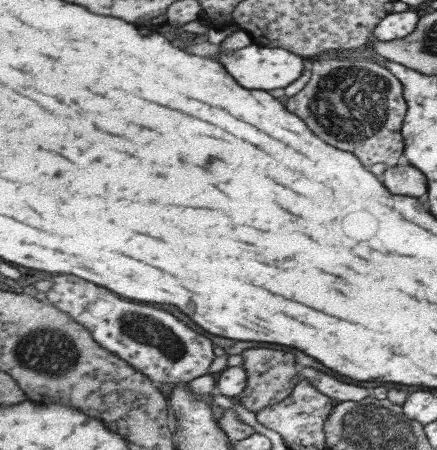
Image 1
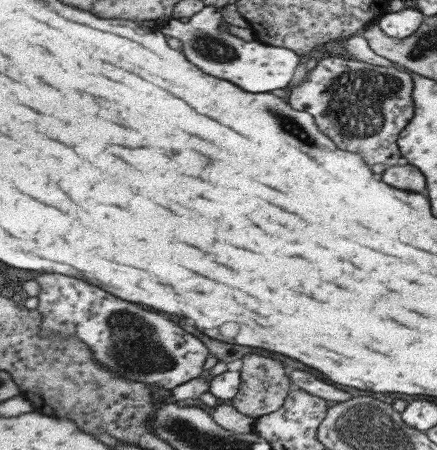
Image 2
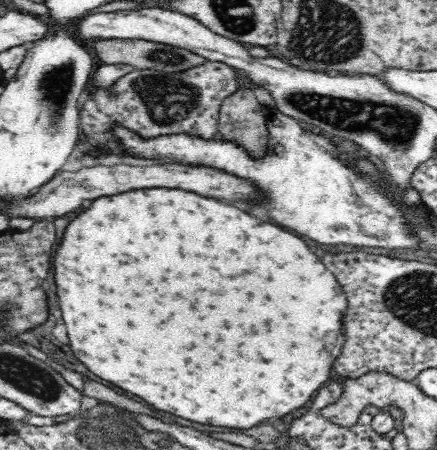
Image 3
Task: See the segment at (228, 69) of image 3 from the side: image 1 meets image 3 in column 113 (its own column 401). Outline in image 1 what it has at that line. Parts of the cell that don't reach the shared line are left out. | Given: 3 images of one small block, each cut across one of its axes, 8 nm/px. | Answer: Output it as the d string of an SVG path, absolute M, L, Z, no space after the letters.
M321 60L313 64L313 76L309 84L289 100L291 110L299 114L319 134L339 146L357 154L361 162L371 168L373 164L385 164L395 168L403 156L403 122L407 114L407 102L403 98L403 86L389 68L375 62L353 62L353 60Z

